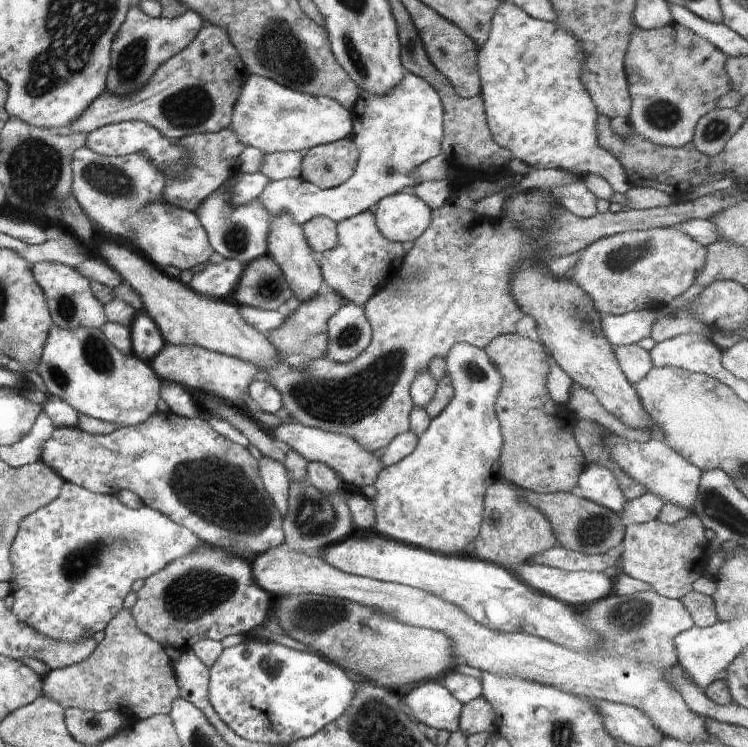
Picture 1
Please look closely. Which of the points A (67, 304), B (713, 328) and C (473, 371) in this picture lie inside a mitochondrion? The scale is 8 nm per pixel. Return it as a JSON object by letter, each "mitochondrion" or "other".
{"A":"mitochondrion","B":"other","C":"mitochondrion"}

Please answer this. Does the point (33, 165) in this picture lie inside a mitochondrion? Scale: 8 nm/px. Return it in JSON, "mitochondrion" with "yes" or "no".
{"mitochondrion":"yes"}

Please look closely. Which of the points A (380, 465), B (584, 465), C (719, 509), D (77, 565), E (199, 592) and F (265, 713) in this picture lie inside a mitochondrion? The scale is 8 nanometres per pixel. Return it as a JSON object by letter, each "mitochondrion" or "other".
{"A":"other","B":"other","C":"mitochondrion","D":"mitochondrion","E":"mitochondrion","F":"other"}

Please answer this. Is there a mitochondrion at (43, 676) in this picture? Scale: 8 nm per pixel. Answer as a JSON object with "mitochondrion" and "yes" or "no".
{"mitochondrion":"no"}

